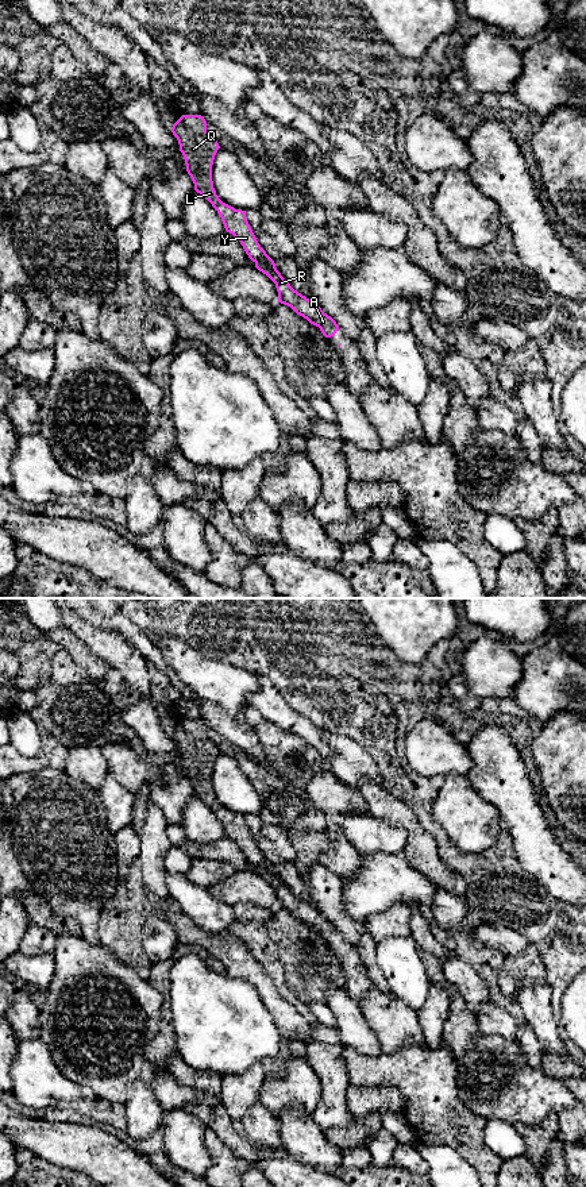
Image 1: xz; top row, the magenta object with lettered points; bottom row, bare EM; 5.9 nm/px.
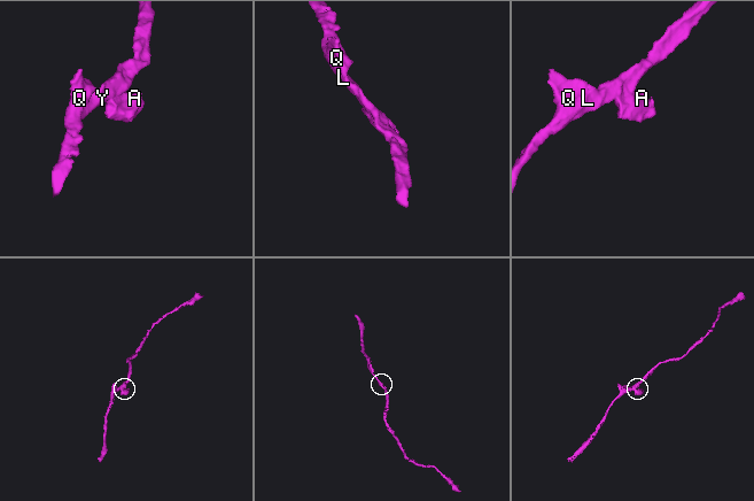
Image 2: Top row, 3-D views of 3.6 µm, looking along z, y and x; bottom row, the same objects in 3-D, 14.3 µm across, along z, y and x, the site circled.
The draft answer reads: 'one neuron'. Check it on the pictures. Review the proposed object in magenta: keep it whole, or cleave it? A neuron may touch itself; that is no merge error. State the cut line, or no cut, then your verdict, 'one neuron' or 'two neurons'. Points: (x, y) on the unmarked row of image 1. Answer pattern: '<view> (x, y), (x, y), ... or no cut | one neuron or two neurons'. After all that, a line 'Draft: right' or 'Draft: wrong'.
xz (255, 867), (269, 870), (277, 877) | two neurons
Draft: wrong

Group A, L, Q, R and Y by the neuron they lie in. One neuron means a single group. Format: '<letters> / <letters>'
A R / L Q Y

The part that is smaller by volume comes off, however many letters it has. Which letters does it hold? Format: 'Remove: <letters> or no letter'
Remove: A, R

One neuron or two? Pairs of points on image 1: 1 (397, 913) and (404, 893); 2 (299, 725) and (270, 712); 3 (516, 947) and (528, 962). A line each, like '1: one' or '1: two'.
1: two
2: one
3: two

